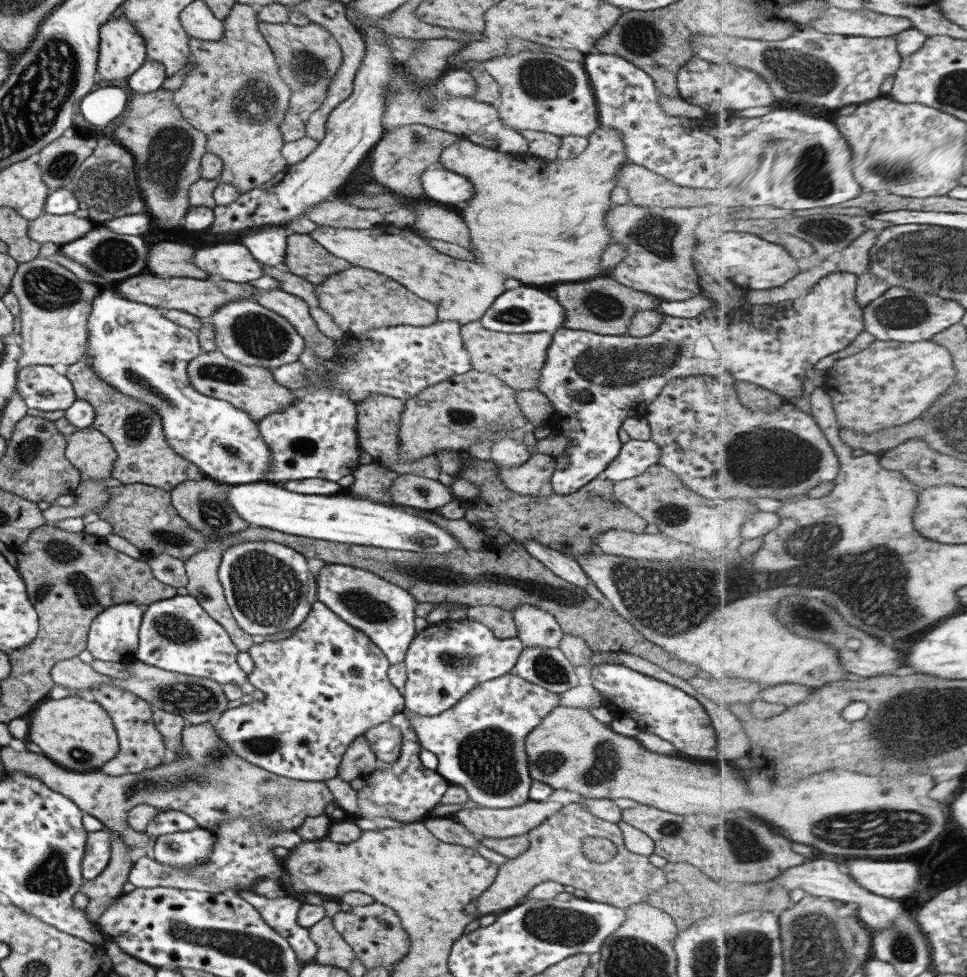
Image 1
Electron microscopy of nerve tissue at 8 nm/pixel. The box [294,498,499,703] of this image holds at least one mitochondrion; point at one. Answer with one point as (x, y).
(364, 605)

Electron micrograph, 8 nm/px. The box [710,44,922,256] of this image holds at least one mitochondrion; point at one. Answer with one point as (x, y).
(805, 79)

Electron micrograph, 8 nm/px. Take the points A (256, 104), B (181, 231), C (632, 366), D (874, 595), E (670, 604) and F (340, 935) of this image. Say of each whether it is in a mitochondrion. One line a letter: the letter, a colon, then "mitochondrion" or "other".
A: mitochondrion
B: other
C: mitochondrion
D: mitochondrion
E: mitochondrion
F: other

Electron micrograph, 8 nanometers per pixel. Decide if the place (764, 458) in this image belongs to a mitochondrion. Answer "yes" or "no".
yes

